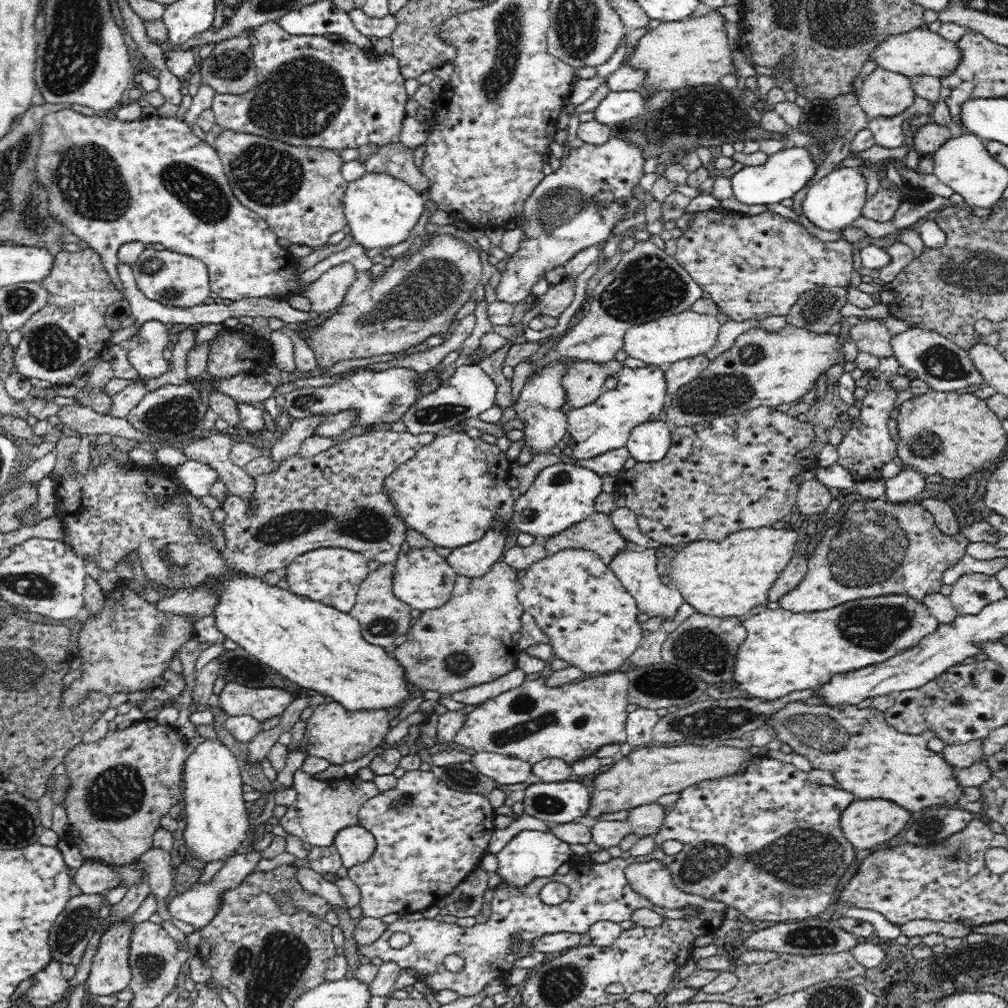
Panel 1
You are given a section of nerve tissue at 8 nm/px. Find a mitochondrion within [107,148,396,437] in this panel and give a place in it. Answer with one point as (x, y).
(205, 197)

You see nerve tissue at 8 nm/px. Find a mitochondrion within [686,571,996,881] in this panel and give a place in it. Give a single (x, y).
(875, 626)

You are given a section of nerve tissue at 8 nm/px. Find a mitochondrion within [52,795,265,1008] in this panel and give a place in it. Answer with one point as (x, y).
(151, 965)

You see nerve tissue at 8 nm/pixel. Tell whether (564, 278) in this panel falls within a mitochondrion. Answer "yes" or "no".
no

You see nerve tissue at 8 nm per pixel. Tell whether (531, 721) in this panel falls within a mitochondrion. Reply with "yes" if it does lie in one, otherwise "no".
yes

